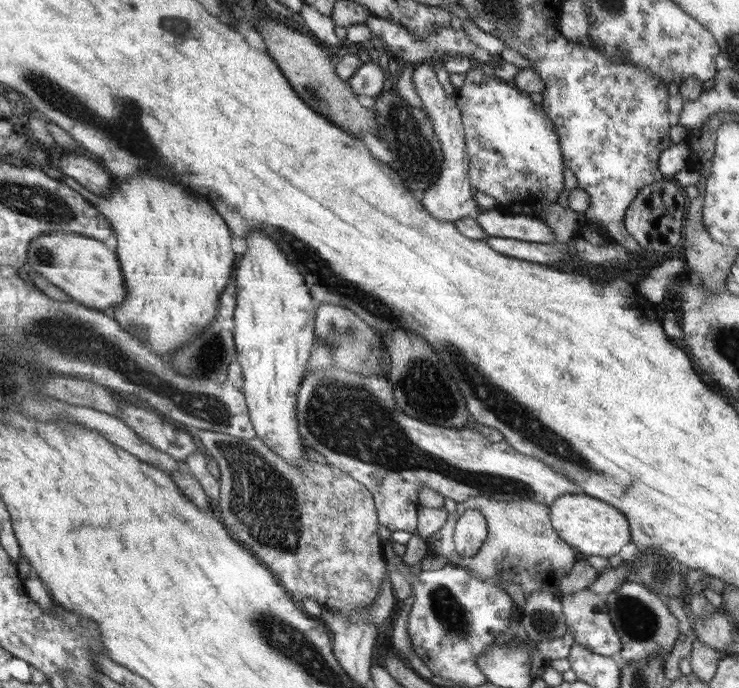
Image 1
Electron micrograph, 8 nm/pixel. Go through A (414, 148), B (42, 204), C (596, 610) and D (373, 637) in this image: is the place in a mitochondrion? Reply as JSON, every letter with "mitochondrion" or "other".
{"A":"mitochondrion","B":"mitochondrion","C":"mitochondrion","D":"other"}

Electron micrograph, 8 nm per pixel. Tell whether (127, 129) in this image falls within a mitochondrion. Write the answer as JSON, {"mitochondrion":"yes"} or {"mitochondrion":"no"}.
{"mitochondrion":"yes"}

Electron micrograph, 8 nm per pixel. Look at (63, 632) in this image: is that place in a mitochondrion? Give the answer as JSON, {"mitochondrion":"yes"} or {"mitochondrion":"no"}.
{"mitochondrion":"no"}

